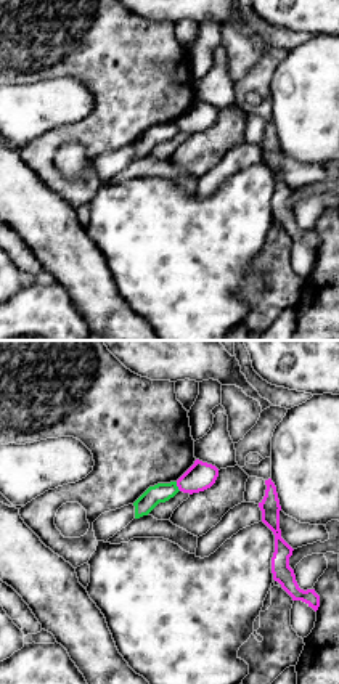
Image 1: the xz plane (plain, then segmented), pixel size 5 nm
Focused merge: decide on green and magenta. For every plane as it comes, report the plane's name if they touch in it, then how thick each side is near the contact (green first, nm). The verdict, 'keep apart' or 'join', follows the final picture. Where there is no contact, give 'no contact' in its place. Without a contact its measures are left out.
meets green in xz; 100 nm thick on the green side, 140 nm on the other

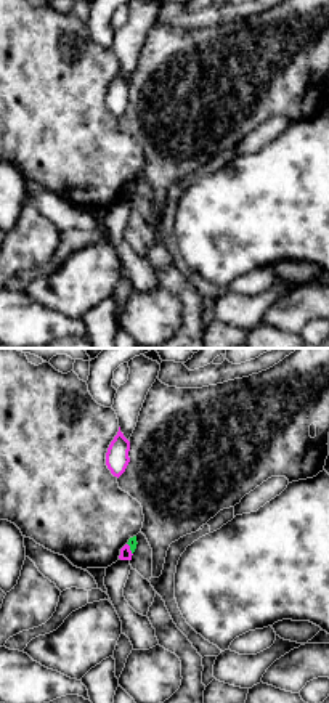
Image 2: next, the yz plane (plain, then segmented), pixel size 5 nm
meets green in yz; 50 nm thick on the green side, 60 nm on the other

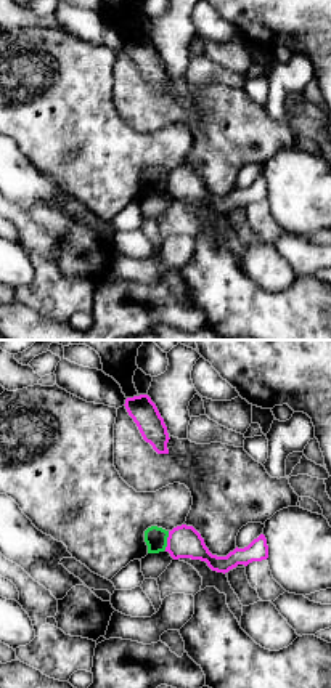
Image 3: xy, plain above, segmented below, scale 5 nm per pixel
meets green in xy; 110 nm thick on the green side, 160 nm on the other

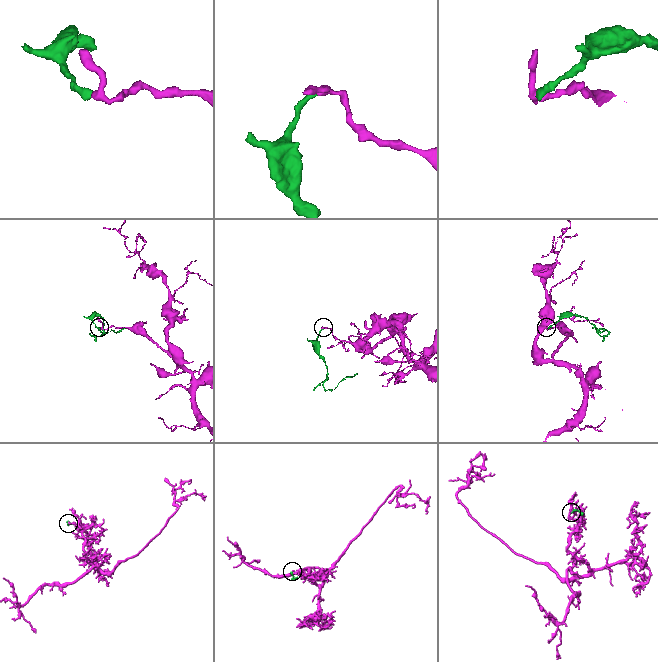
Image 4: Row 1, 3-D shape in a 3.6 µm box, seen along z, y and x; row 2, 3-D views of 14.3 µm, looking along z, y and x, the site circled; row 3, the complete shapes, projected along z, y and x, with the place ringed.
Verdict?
keep apart

